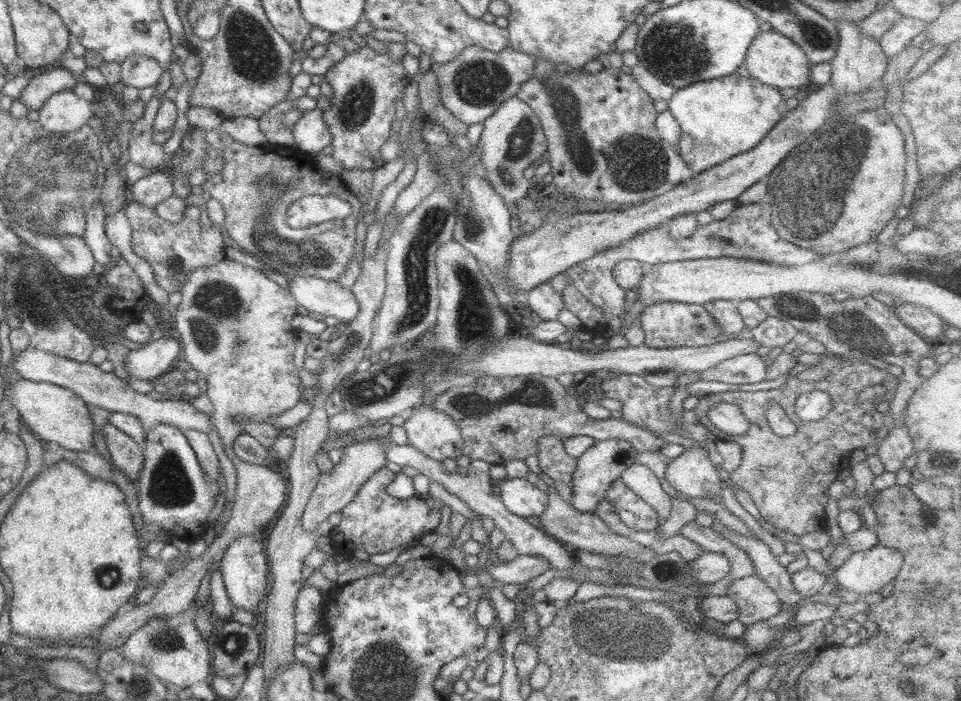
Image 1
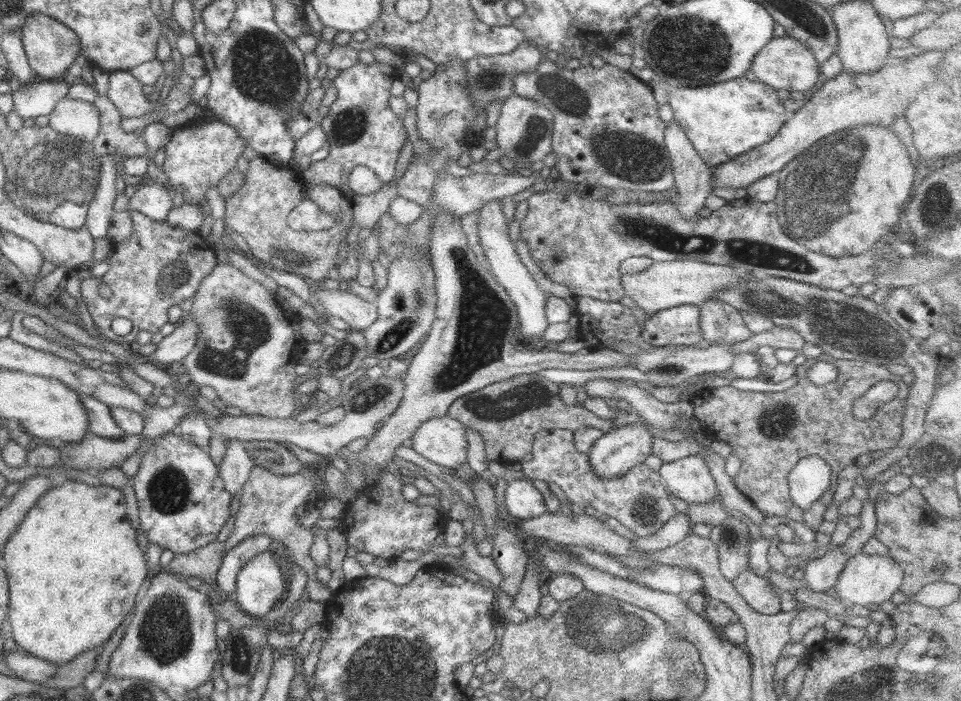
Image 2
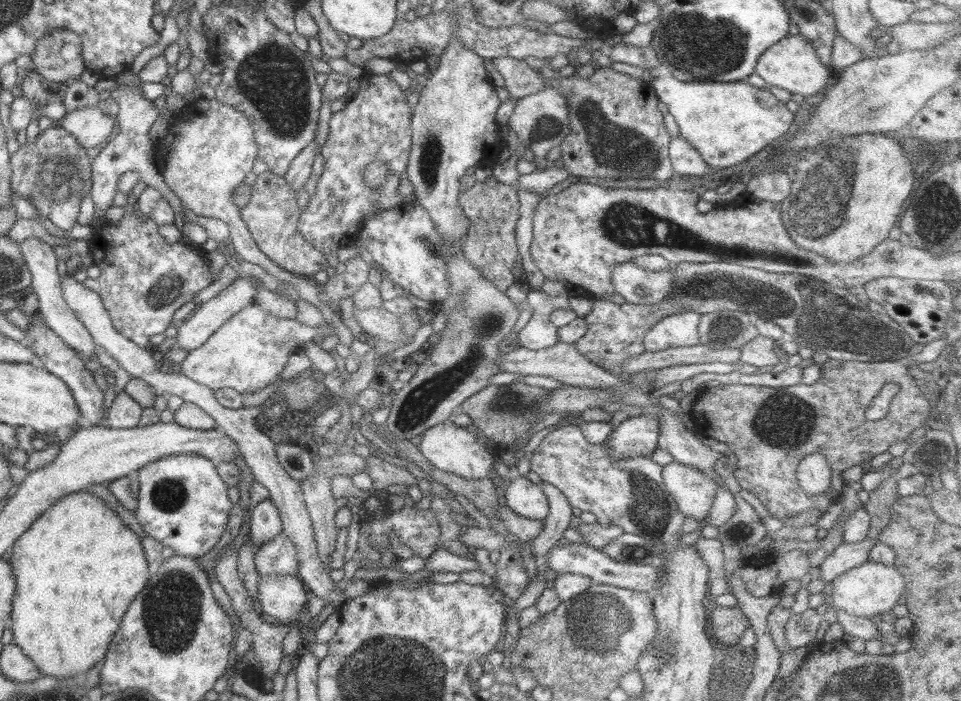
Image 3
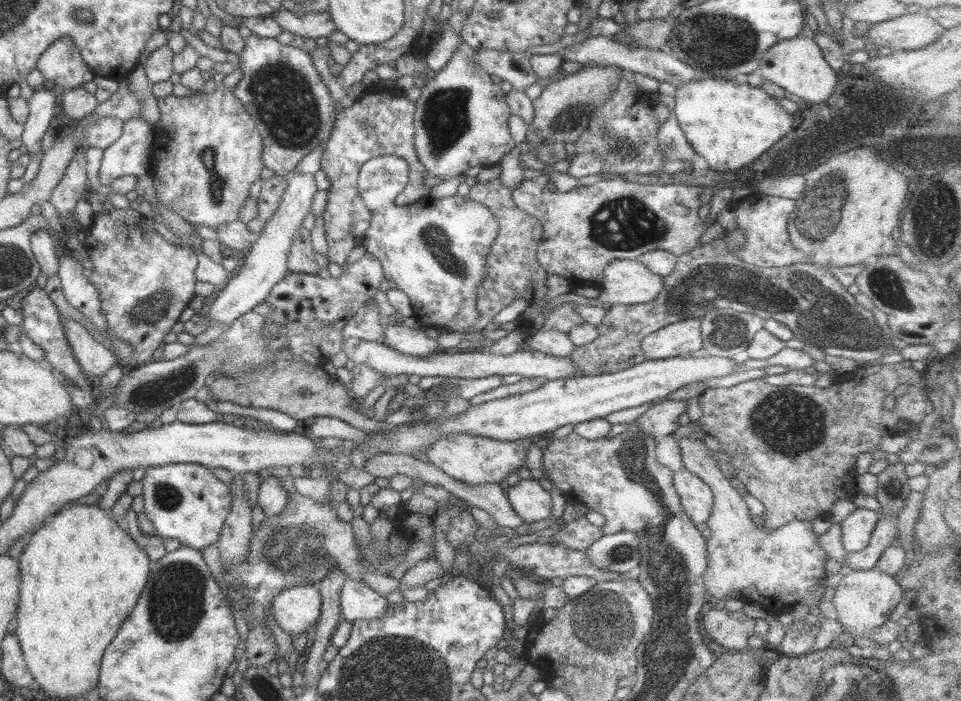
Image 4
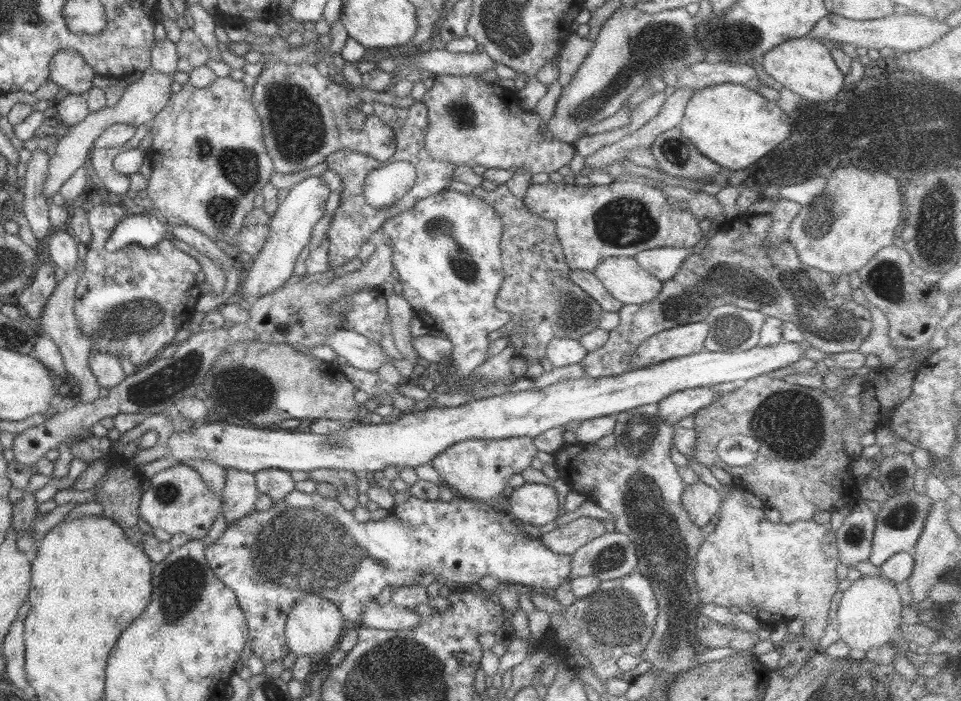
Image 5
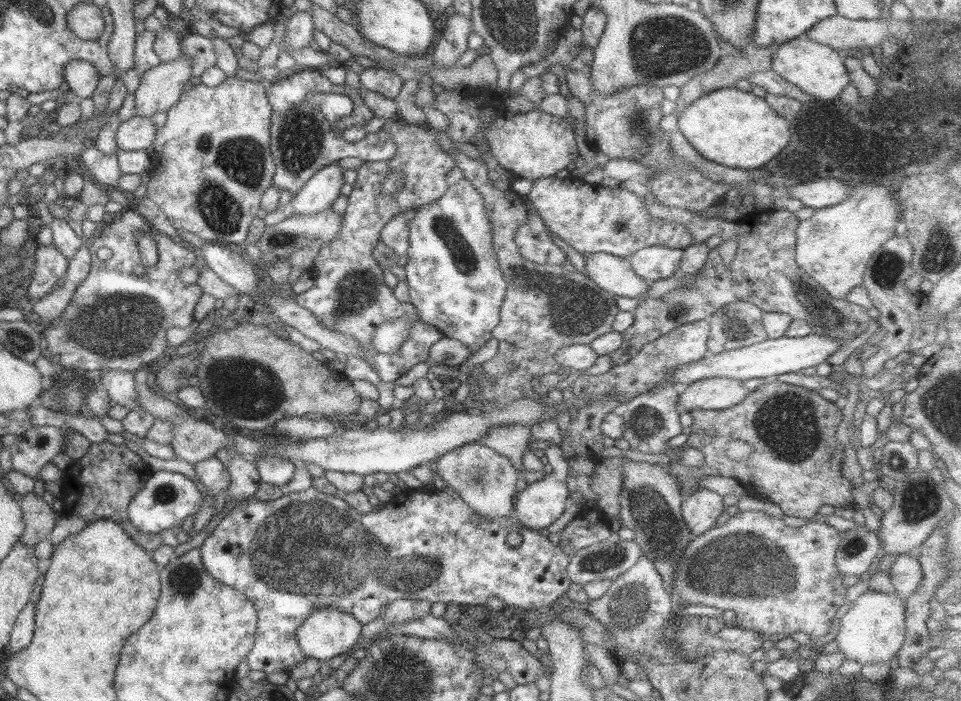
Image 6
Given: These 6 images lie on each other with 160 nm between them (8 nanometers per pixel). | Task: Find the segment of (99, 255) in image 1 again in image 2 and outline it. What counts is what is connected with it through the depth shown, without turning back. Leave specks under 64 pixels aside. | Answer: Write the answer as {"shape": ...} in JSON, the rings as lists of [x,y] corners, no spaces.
{"shape":[[[101,155],[100,169],[96,187],[92,197],[88,201],[86,217],[84,218],[85,228],[89,231],[89,236],[93,239],[105,238],[109,219],[113,214],[111,206],[119,190],[114,187],[117,167],[111,155]]]}

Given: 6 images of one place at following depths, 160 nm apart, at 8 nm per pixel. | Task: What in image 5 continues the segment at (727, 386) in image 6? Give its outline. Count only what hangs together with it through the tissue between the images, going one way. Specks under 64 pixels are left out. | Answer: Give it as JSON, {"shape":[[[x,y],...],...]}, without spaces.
{"shape":[[[713,386],[677,391],[657,402],[658,415],[674,427],[678,420],[685,418],[685,416],[691,416],[691,414],[702,408],[707,408],[720,395],[721,392],[716,391]]]}

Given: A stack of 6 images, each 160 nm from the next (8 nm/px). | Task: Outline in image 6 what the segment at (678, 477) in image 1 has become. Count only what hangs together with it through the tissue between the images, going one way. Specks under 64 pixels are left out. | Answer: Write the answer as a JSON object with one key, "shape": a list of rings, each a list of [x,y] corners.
{"shape":[[[703,488],[685,496],[680,505],[680,514],[690,536],[699,536],[714,527],[723,507],[719,495]]]}

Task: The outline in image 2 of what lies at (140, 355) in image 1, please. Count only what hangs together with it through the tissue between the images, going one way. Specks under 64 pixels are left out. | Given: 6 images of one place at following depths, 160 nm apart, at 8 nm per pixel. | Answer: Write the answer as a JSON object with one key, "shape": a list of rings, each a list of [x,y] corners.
{"shape":[[[186,317],[170,334],[162,338],[147,360],[154,365],[180,362],[195,346],[196,332],[199,332],[198,324],[191,317]]]}

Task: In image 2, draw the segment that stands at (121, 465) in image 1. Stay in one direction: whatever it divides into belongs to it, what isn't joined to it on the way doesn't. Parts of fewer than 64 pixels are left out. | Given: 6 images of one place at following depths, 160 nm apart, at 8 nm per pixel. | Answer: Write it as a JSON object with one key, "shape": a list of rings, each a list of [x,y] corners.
{"shape":[[[81,395],[80,399],[87,415],[87,434],[94,434],[105,440],[119,440],[125,436],[115,424],[106,404],[87,395]]]}

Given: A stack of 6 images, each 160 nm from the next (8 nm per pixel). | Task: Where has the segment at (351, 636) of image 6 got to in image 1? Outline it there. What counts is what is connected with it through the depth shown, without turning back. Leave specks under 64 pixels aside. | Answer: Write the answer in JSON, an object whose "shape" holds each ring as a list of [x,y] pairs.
{"shape":[[[244,534],[228,543],[223,556],[219,559],[219,576],[223,580],[223,588],[235,608],[256,613],[259,600],[266,595],[269,588],[268,562],[263,553],[263,546],[253,535]]]}

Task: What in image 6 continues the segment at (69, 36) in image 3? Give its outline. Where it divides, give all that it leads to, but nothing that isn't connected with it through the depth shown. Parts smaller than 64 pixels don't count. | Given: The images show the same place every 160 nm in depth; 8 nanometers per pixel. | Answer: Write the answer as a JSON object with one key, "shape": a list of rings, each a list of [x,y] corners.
{"shape":[[[72,60],[63,67],[62,80],[67,83],[68,93],[75,100],[90,98],[99,77],[97,69],[84,60]]]}

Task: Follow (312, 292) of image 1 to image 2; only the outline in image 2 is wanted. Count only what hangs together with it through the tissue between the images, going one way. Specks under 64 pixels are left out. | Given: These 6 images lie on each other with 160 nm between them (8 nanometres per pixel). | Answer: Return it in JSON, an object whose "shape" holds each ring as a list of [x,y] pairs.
{"shape":[[[319,283],[316,287],[317,300],[323,307],[325,319],[341,319],[347,324],[348,330],[361,331],[375,322],[377,313],[374,305],[353,295],[349,289],[327,291]]]}

